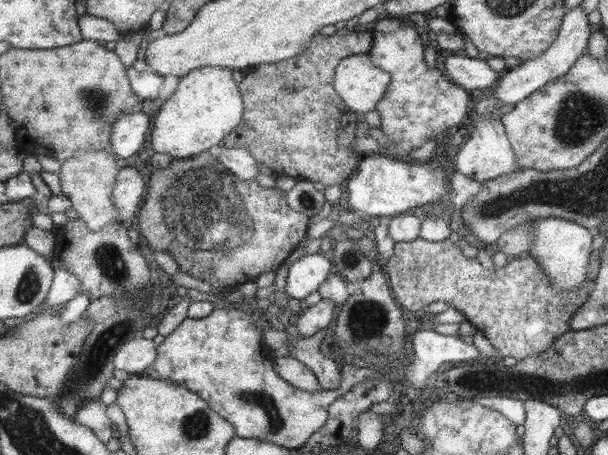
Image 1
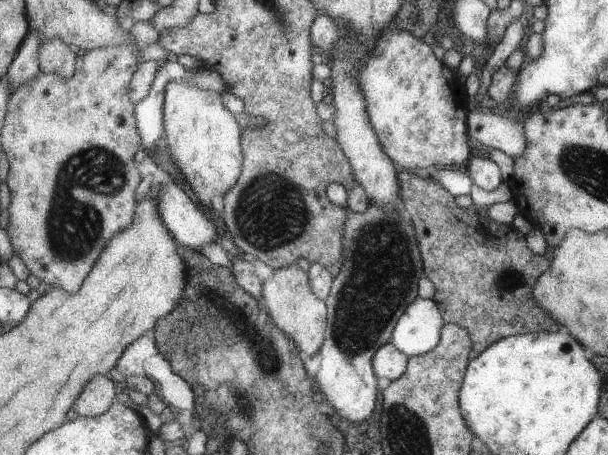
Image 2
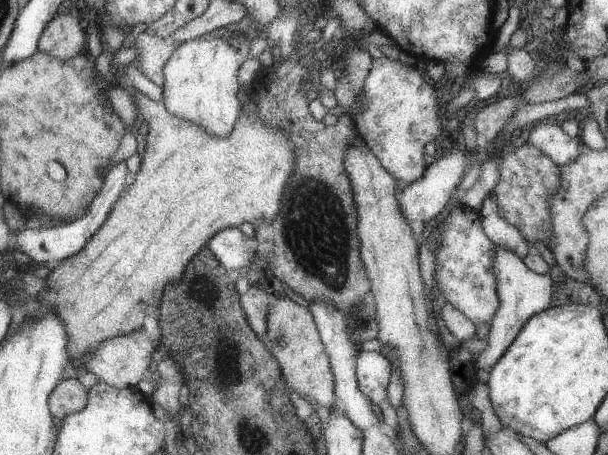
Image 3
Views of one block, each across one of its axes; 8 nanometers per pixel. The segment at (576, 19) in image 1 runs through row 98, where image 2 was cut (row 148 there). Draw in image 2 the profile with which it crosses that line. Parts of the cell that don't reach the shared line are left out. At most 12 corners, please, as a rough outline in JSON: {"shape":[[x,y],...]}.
{"shape":[[488,110],[467,113],[474,144],[513,159],[526,145],[523,119]]}

